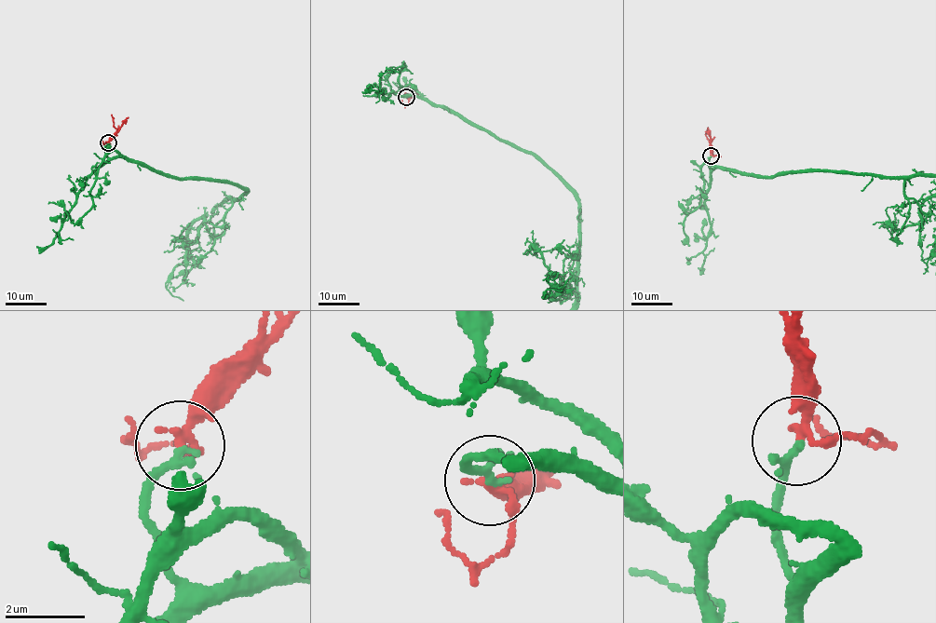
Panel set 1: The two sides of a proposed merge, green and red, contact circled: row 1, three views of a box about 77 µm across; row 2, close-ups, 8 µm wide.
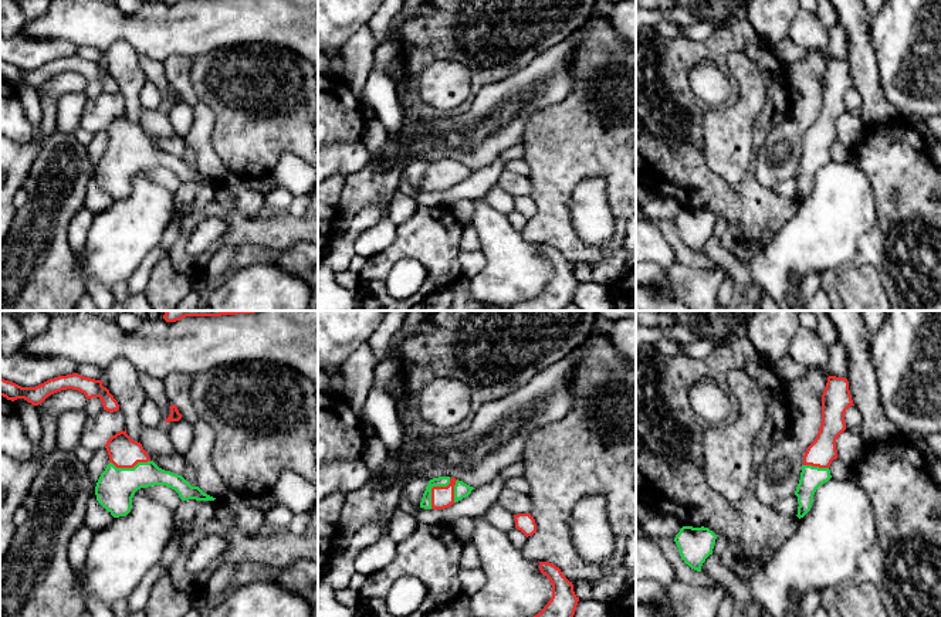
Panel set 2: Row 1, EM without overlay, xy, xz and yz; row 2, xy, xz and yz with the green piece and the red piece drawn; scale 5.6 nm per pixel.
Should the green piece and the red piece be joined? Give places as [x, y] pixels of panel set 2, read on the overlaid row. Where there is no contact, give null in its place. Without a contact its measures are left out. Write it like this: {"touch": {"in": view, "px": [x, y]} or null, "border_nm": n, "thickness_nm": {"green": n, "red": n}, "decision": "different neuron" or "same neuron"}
{"touch": {"in": "xz", "px": [432, 487]}, "border_nm": 200, "thickness_nm": {"green": 60, "red": 130}, "decision": "same neuron"}

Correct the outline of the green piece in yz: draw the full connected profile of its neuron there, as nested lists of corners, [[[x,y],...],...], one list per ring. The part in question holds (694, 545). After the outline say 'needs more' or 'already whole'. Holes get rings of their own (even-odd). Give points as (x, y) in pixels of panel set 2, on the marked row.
[[[683,526],[676,535],[674,542],[684,563],[701,572],[705,559],[712,555],[717,536],[718,535],[704,526]]] | already whole

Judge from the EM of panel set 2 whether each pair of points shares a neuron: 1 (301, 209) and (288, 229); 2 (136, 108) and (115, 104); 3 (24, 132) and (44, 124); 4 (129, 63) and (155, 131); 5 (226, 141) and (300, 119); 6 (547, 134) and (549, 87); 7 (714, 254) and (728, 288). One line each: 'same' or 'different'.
1: different
2: different
3: different
4: same
5: same
6: different
7: different

